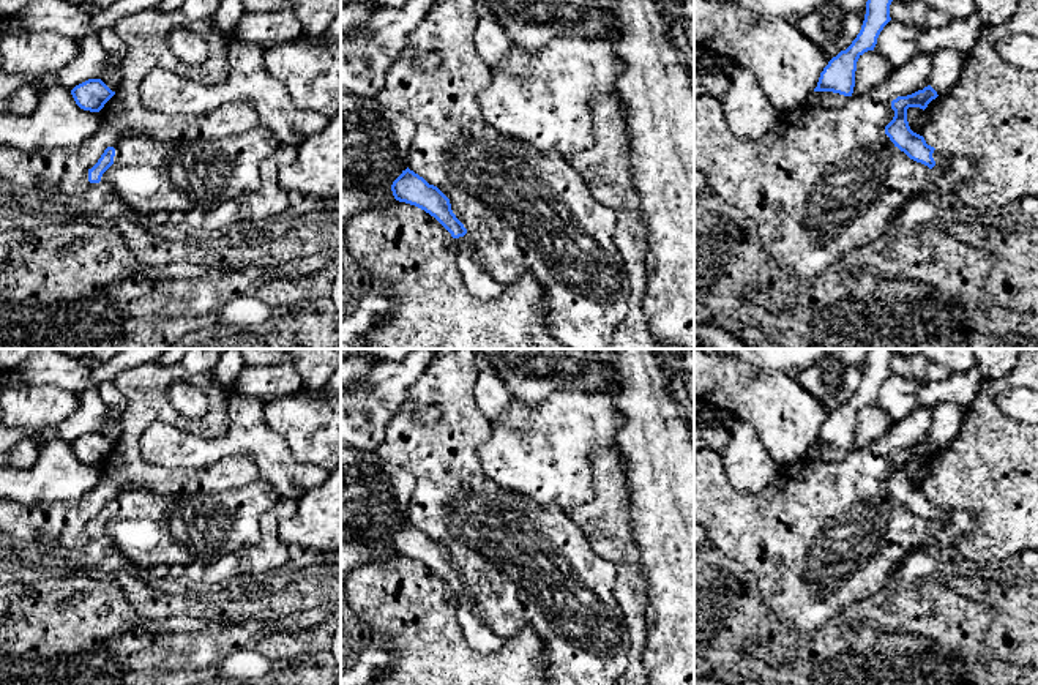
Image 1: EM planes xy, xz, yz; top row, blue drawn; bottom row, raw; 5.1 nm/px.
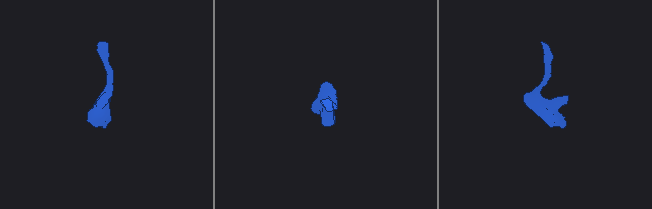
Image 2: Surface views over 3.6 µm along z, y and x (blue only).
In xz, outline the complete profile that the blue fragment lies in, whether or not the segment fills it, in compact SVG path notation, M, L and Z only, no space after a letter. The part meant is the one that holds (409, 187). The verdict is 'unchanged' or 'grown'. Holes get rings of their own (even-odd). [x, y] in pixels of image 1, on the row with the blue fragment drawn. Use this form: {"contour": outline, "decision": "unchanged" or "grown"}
{"contour": "M407 167L393 182L391 191L396 200L424 210L451 234L462 279L476 300L492 300L505 290L505 286L481 265L467 229L453 213L450 199L437 186Z", "decision": "grown"}

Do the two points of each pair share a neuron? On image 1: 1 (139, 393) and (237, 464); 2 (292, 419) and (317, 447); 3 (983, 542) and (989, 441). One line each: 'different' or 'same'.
1: same
2: same
3: same

